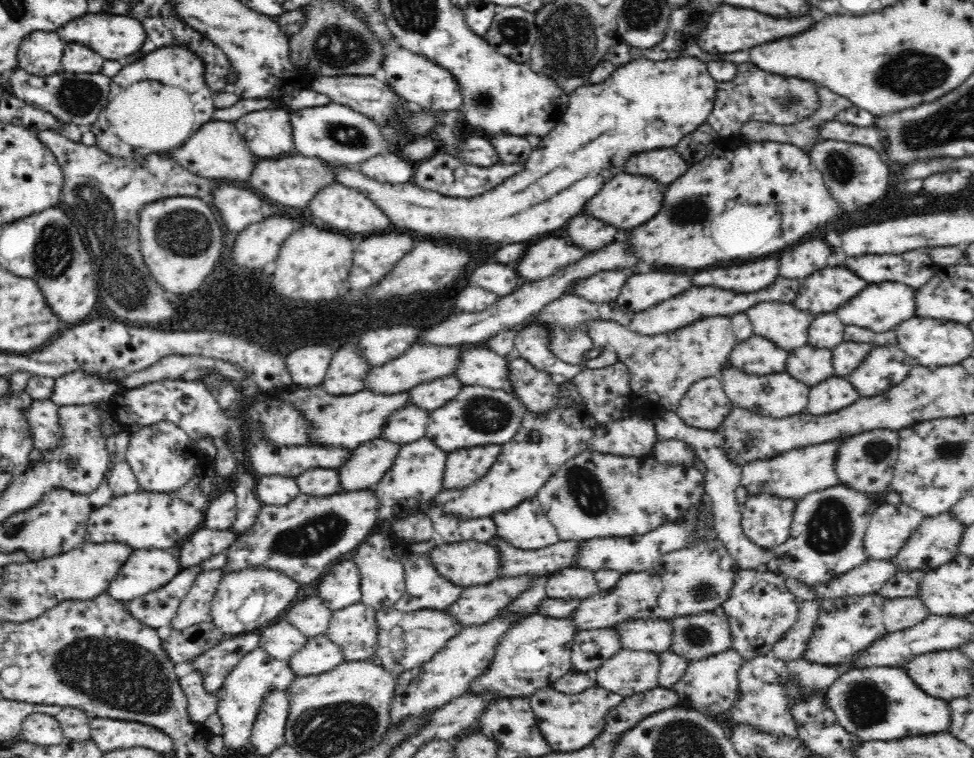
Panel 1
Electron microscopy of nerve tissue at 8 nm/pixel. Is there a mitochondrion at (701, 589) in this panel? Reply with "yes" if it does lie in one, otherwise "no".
yes

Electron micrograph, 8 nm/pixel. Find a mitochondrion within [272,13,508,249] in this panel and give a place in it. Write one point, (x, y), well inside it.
(334, 45)

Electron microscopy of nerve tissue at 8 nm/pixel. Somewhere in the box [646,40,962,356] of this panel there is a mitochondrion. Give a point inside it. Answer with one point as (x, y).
(911, 72)

